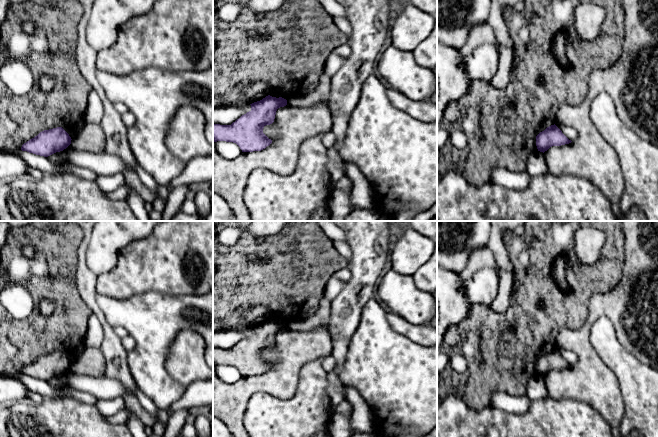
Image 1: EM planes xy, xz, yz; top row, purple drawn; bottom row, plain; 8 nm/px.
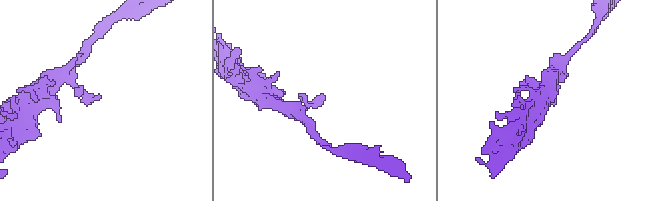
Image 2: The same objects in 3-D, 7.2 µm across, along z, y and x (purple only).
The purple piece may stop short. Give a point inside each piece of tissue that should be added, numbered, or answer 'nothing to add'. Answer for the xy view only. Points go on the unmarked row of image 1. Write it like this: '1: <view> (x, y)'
nothing to add

